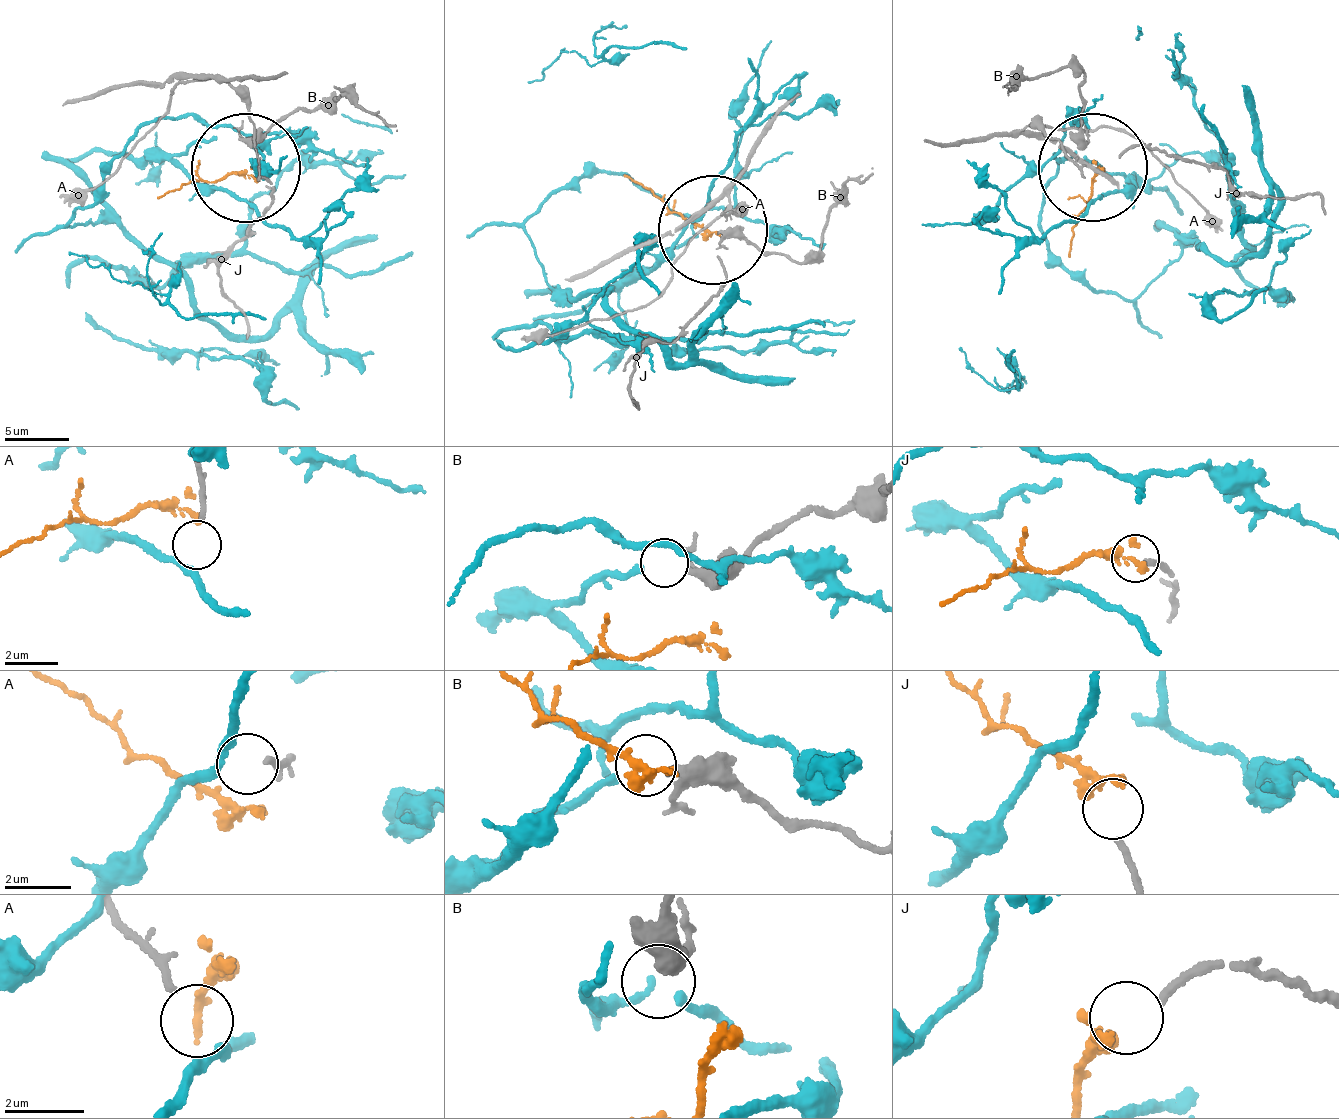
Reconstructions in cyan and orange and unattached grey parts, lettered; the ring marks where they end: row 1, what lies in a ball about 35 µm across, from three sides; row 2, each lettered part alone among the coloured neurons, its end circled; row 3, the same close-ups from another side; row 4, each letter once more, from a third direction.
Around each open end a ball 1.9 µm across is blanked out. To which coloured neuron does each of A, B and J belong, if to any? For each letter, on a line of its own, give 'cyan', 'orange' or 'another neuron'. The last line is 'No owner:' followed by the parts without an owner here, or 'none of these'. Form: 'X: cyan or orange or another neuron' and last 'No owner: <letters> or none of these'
A: another neuron
B: cyan
J: orange
No owner: A

